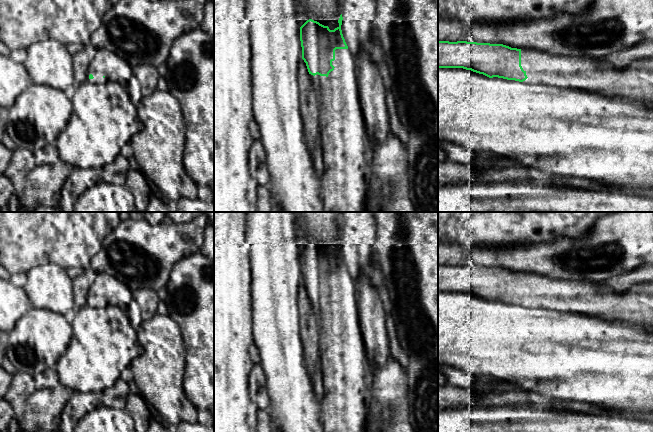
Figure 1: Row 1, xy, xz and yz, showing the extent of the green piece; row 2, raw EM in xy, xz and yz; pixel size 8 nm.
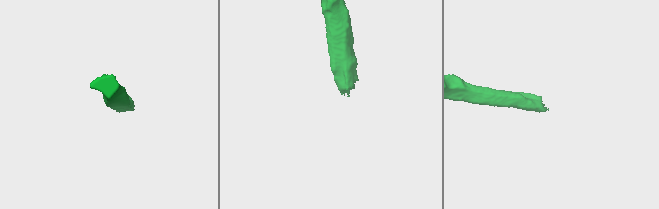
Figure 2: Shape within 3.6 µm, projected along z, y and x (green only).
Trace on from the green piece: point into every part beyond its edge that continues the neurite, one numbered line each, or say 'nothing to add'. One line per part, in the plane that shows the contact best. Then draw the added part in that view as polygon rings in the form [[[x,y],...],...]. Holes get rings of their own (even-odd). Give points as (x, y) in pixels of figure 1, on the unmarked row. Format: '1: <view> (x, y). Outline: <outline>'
1: xz (346, 372). Outline: [[[336,273],[332,289],[335,292],[327,301],[310,298],[317,320],[324,390],[320,401],[320,423],[323,432],[365,432],[373,374],[359,326],[357,285],[349,273]]]

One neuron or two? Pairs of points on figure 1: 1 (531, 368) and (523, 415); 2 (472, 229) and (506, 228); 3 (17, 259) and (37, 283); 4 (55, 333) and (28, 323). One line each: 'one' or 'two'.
1: two
2: one
3: two
4: one

